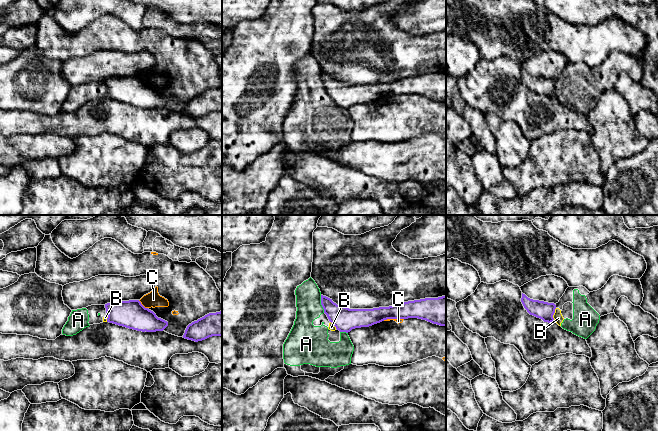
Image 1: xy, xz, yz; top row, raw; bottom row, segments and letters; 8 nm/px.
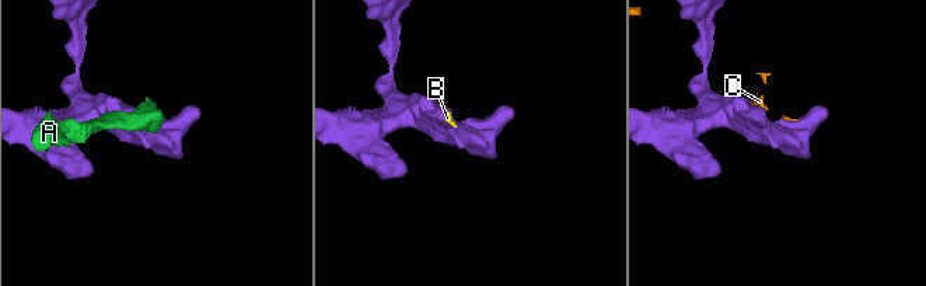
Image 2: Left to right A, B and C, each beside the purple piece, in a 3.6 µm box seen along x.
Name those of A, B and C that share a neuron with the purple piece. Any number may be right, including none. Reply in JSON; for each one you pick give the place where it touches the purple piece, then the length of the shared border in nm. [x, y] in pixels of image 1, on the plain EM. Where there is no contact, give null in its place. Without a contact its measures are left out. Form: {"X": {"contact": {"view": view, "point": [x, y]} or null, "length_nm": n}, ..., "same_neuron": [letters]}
{"same_neuron": []}

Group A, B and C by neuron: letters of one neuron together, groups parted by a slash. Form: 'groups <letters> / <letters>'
groups A B / C

